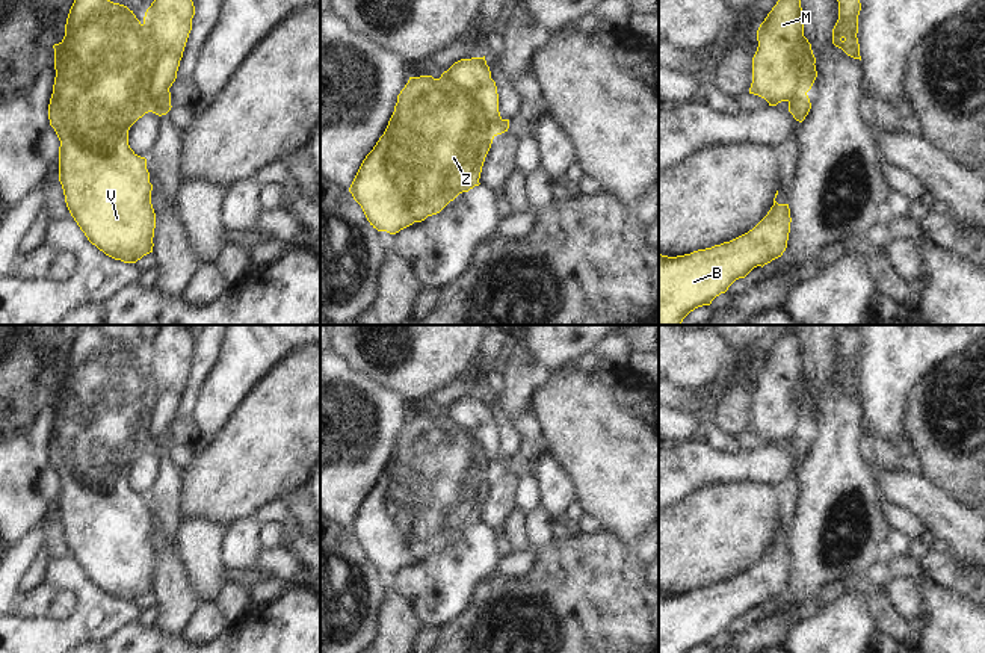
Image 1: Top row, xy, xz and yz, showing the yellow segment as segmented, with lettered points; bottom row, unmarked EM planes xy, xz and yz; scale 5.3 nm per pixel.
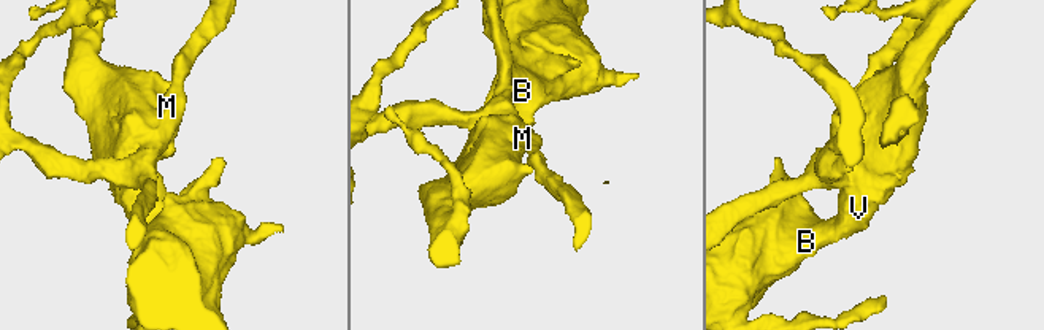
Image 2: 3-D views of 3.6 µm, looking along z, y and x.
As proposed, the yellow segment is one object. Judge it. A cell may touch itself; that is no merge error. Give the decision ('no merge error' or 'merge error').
merge error

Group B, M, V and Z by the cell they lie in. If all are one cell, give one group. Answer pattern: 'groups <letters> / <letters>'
groups B V Z / M

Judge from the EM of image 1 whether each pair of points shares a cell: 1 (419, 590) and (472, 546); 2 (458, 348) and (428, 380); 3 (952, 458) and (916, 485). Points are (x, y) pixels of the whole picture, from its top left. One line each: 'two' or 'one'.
1: one
2: one
3: two

